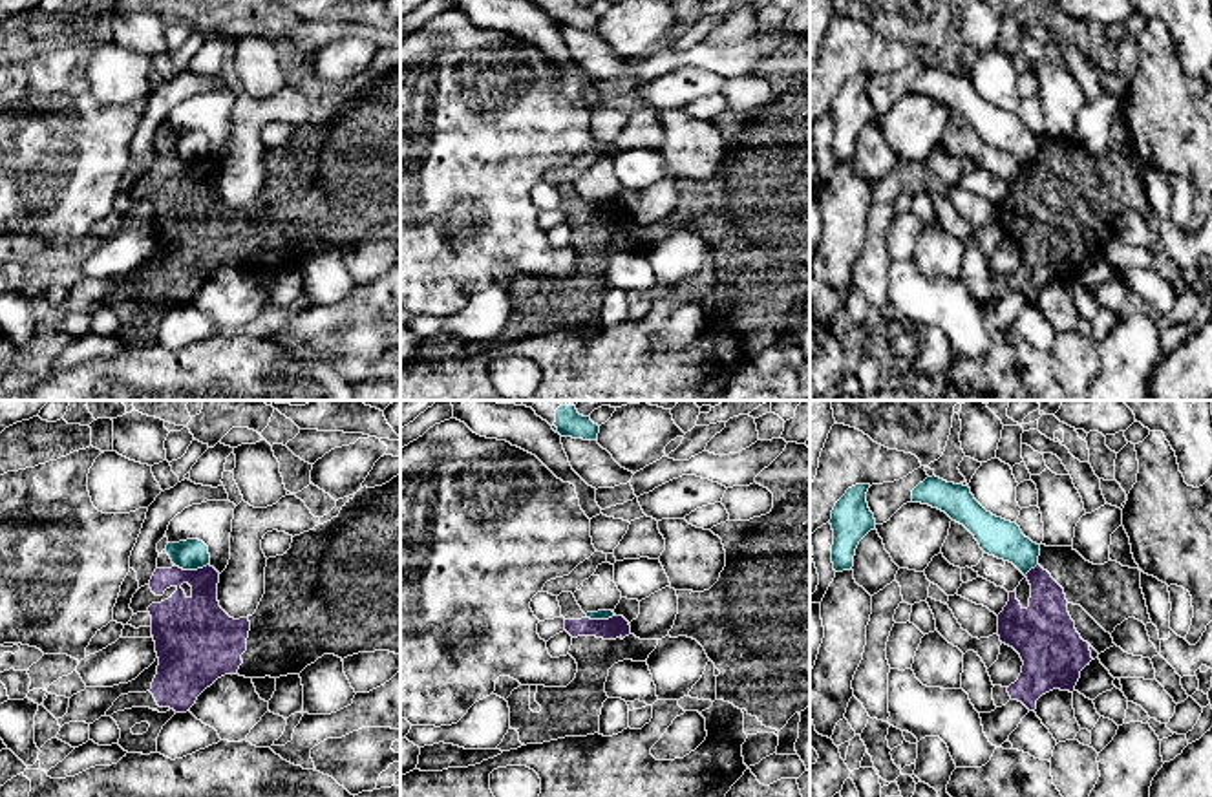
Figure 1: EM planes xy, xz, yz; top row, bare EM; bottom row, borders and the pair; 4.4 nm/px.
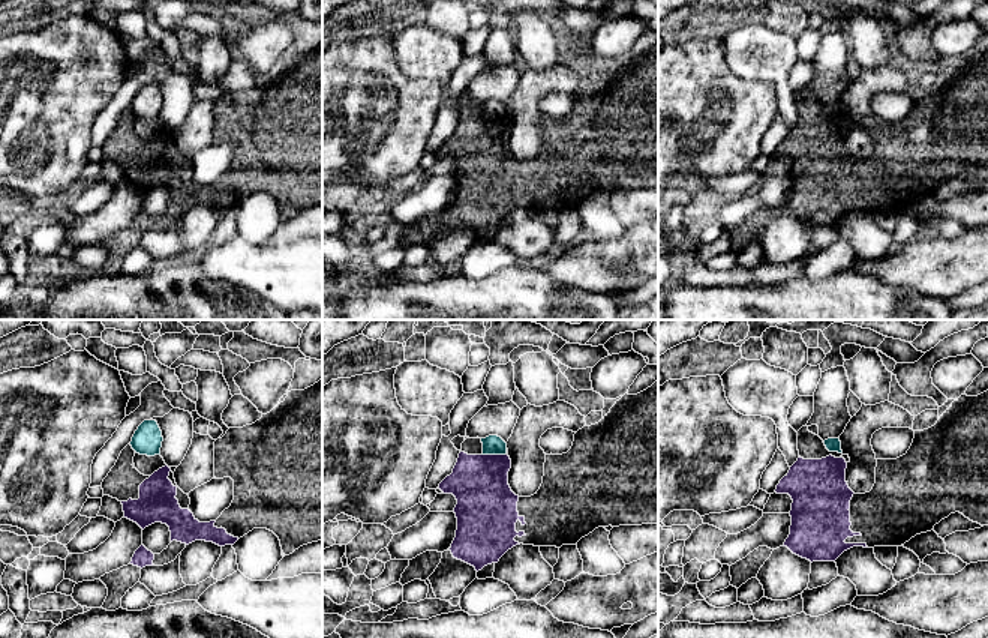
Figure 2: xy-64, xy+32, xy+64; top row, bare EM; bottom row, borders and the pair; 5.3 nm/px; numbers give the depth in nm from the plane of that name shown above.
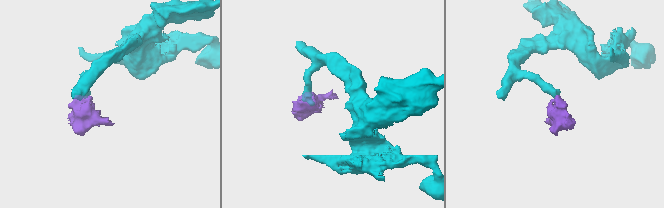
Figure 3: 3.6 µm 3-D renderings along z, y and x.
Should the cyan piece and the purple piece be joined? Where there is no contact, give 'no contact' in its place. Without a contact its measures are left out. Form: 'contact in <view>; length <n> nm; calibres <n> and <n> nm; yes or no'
contact in xy; length 160 nm; calibres 140 and 260 nm; no

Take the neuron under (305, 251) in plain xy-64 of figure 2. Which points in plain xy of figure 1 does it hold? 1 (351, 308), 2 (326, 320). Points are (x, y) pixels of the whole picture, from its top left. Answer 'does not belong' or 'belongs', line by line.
1: does not belong
2: does not belong

